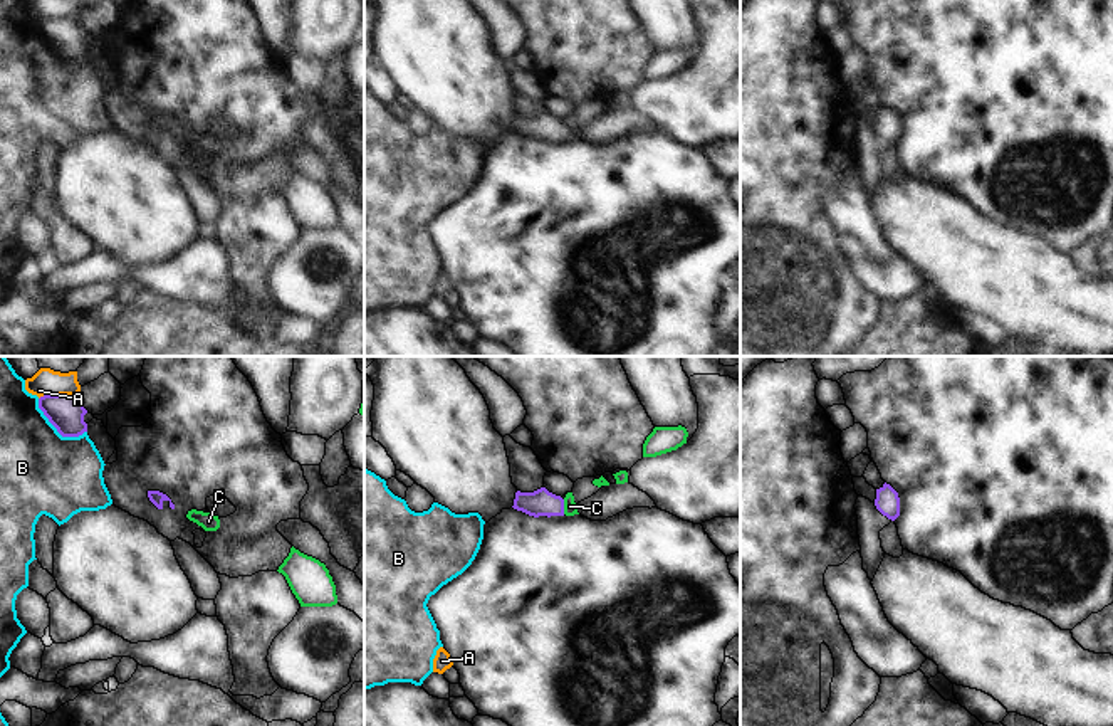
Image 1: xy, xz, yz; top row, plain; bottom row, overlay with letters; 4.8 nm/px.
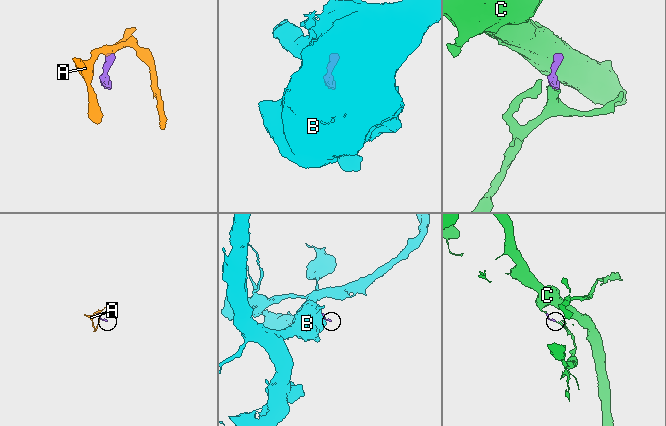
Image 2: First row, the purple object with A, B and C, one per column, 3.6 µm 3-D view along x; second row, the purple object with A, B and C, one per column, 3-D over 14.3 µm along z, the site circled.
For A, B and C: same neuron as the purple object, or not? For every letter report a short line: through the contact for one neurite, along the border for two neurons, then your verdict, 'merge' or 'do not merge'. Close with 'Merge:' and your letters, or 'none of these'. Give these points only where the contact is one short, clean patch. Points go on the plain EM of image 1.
A: xy (76, 17), (44, 17), (39, 22) | do not merge
B: do not merge
C: xz (539, 126), (563, 130), (569, 130) | merge
Merge: C

